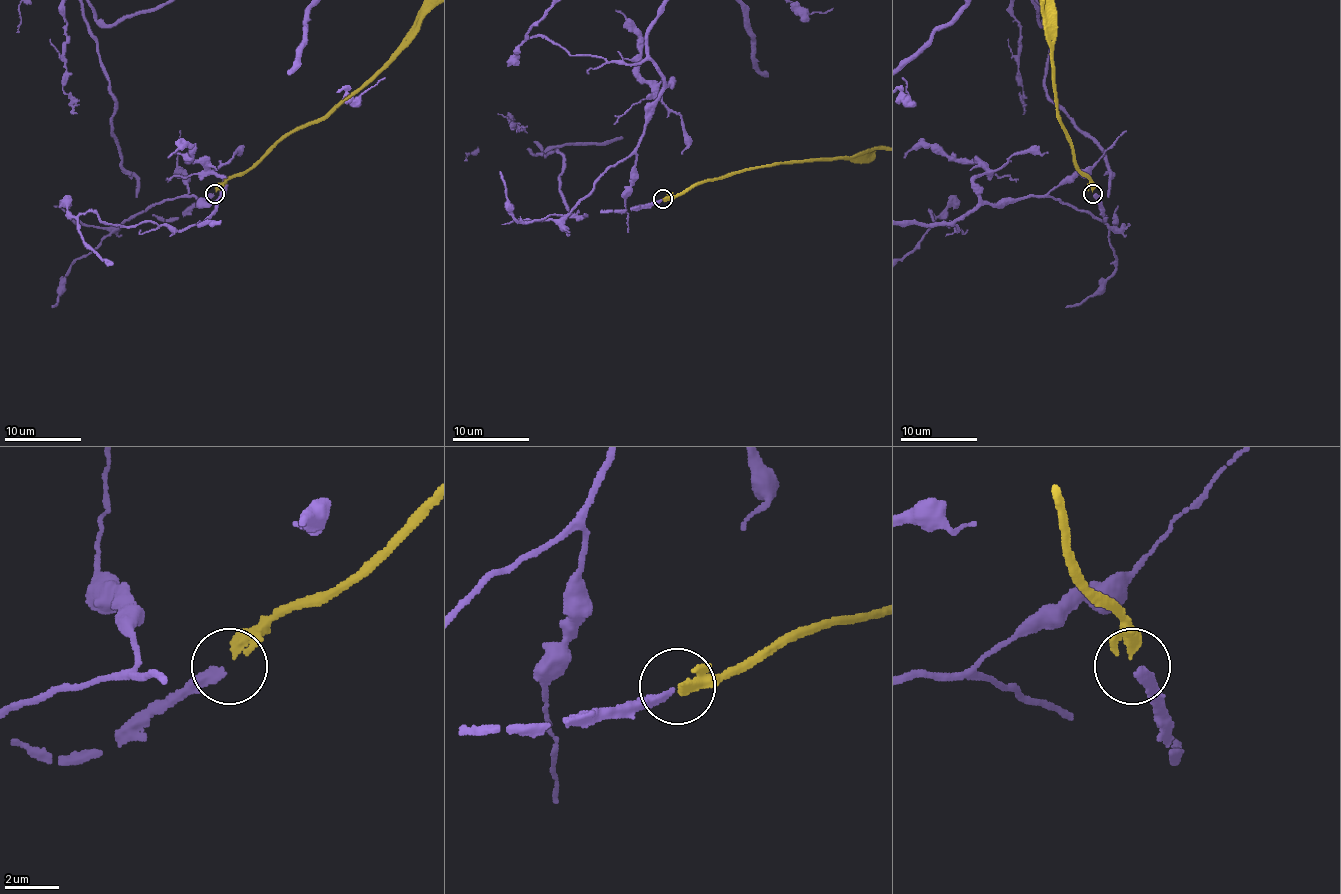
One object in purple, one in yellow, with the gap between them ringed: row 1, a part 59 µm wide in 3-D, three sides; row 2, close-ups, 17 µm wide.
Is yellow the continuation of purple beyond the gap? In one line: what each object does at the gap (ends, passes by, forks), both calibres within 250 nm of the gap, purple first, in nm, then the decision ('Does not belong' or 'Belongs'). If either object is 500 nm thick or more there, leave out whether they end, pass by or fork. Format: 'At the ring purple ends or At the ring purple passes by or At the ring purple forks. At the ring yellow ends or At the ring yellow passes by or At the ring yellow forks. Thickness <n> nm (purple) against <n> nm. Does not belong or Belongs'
At the ring purple ends. At the ring yellow ends. Thickness 280 nm (purple) against 340 nm. Belongs

